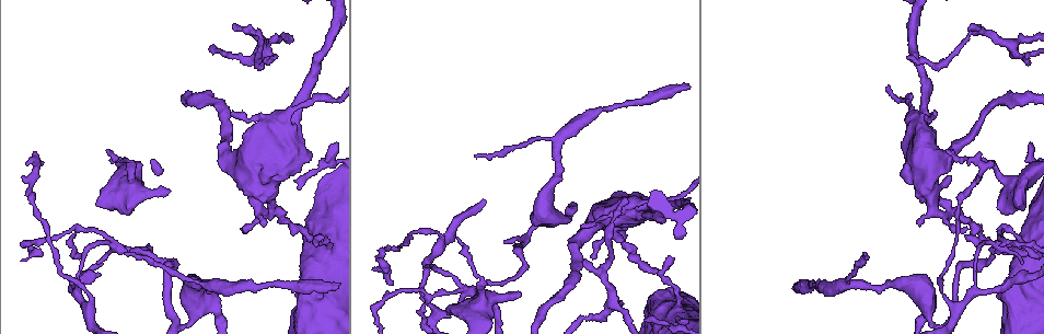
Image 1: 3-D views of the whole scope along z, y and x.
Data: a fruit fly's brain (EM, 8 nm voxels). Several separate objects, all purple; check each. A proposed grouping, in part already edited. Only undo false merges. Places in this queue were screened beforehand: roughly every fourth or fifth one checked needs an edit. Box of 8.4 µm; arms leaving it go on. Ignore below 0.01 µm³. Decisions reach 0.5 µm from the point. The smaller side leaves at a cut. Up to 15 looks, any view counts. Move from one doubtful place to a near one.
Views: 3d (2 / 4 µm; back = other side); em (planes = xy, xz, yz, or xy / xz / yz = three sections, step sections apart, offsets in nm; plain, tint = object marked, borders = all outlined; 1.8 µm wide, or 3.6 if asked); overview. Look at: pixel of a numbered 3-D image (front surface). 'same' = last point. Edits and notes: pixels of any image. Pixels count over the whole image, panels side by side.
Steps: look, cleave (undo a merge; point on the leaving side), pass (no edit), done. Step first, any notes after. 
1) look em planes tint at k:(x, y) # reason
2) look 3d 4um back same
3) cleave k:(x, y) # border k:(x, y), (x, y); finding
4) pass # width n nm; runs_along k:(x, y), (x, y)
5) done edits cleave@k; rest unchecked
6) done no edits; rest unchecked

look 3d 4um back at 1:(987, 160)

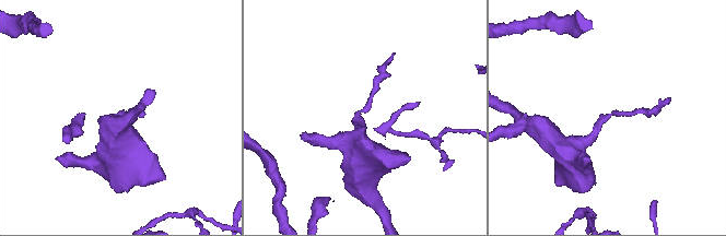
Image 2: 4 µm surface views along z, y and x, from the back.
look em xz step 16 borders at 2:(607, 115) # shape alone is not enough

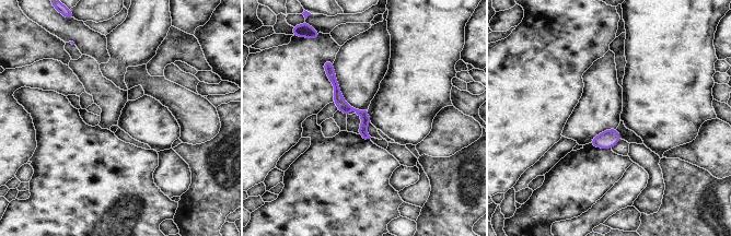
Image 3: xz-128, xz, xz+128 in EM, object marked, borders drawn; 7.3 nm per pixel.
pass # runs_along 3:(331, 66), (338, 99), (363, 118), (366, 136); continuous, no second neuron

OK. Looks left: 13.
look 3d 4um at 1:(112, 246) # abrupt turn

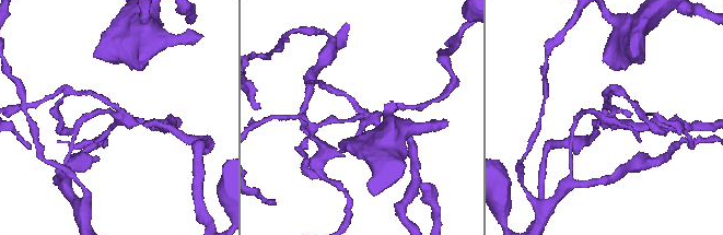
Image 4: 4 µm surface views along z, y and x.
look em xz step 8 tint at 4:(115, 113) # need the tissue

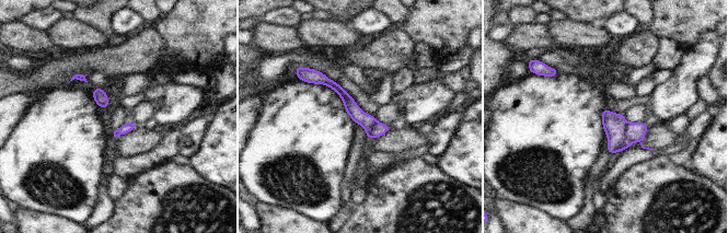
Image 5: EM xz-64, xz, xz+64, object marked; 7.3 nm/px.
look em planes tint same

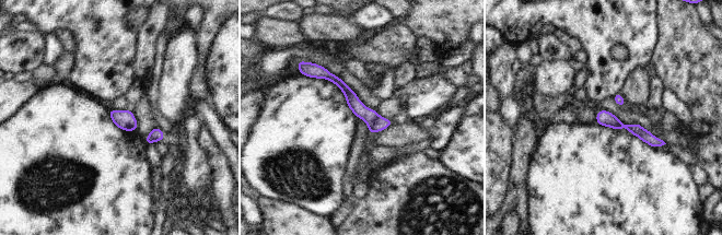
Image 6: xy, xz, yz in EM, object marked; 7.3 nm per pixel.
cleave 6:(354, 104) # width 110 nm; two neurons meet here

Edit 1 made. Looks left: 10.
look overview # see it whole again

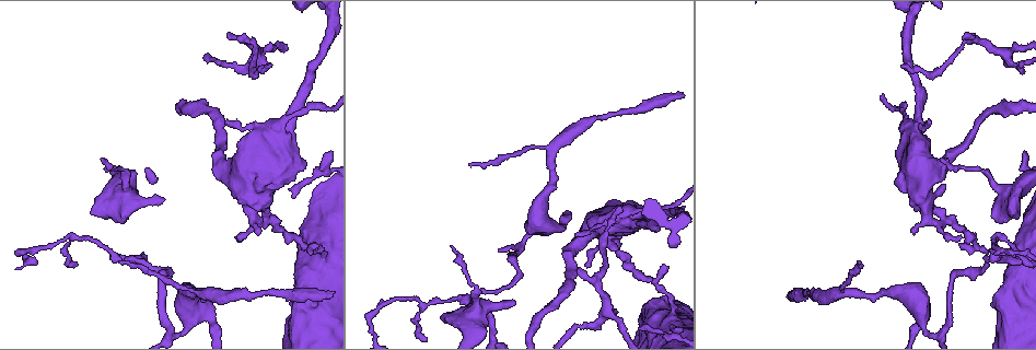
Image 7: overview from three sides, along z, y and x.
look em planes tint at 7:(18, 252) # sharp bend

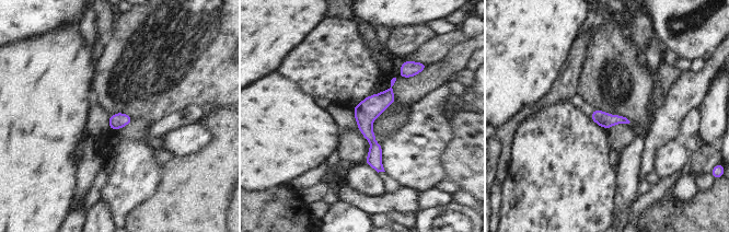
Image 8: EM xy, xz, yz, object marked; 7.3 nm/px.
pass # runs_along 8:(390, 91), (368, 114), (380, 169); continuous, no second neuron

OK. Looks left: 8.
look em xz step 16 tint at 7:(942, 330)

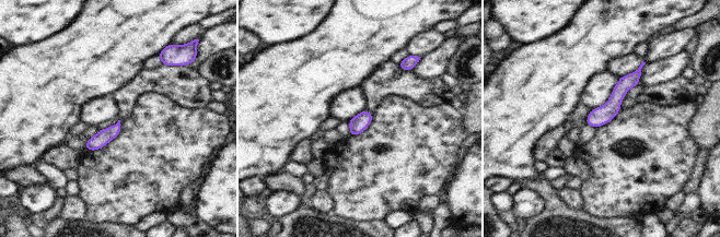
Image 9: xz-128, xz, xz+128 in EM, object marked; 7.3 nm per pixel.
look em planes borders same # another direction

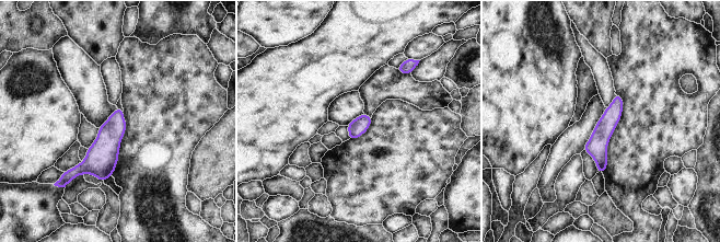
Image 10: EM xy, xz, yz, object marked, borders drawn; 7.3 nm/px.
pass # runs_along 10:(617, 98), (600, 137), (600, 170); one neuron here

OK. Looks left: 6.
look em planes tint at 7:(947, 221) # thin arm on a thick one

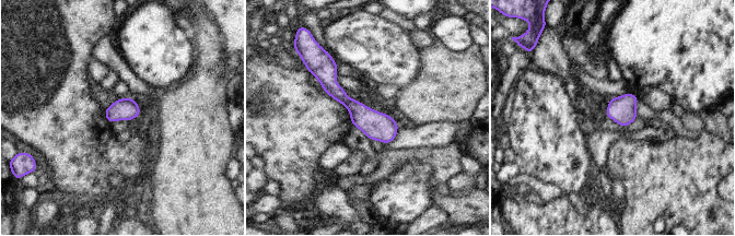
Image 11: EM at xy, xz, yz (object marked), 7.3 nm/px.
cleave 11:(326, 77) # a second neuron is stuck on

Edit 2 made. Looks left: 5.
look overview

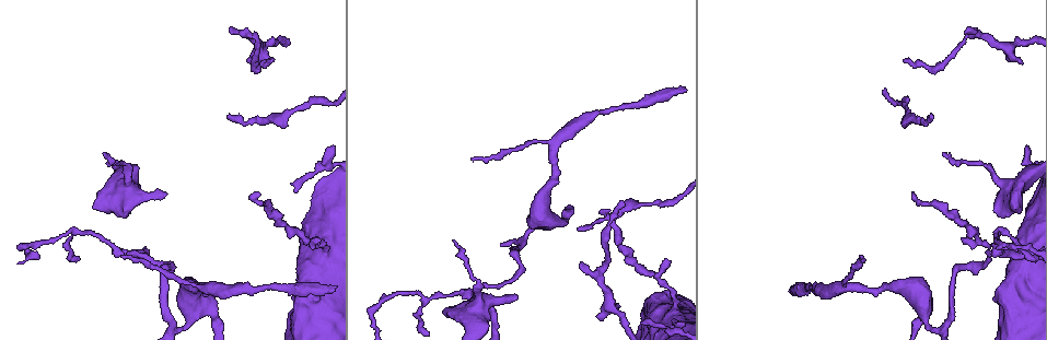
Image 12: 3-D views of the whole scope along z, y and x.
look em yz step 8 tint at 12:(885, 288) # sudden change in width

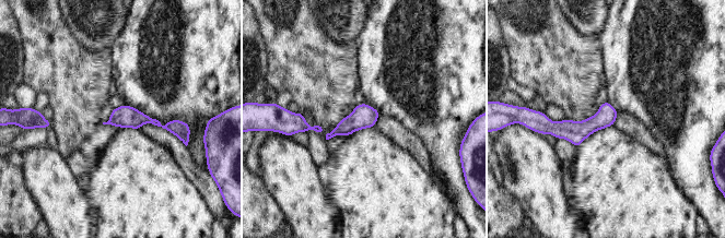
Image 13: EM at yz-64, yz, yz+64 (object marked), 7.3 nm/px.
look em planes tint same # cut it another way

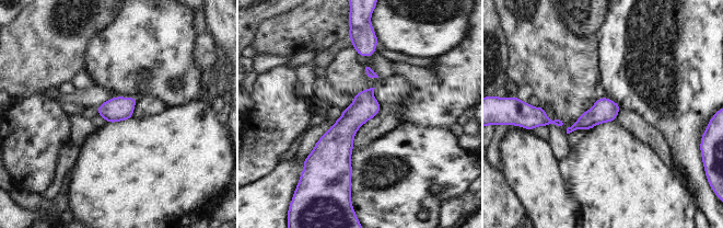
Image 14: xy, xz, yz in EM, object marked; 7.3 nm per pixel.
pass # runs_along 14:(617, 107), (571, 128), (539, 120); continuous, no second neuron

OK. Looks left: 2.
done edits cleave@6, cleave@11; rest unchecked

